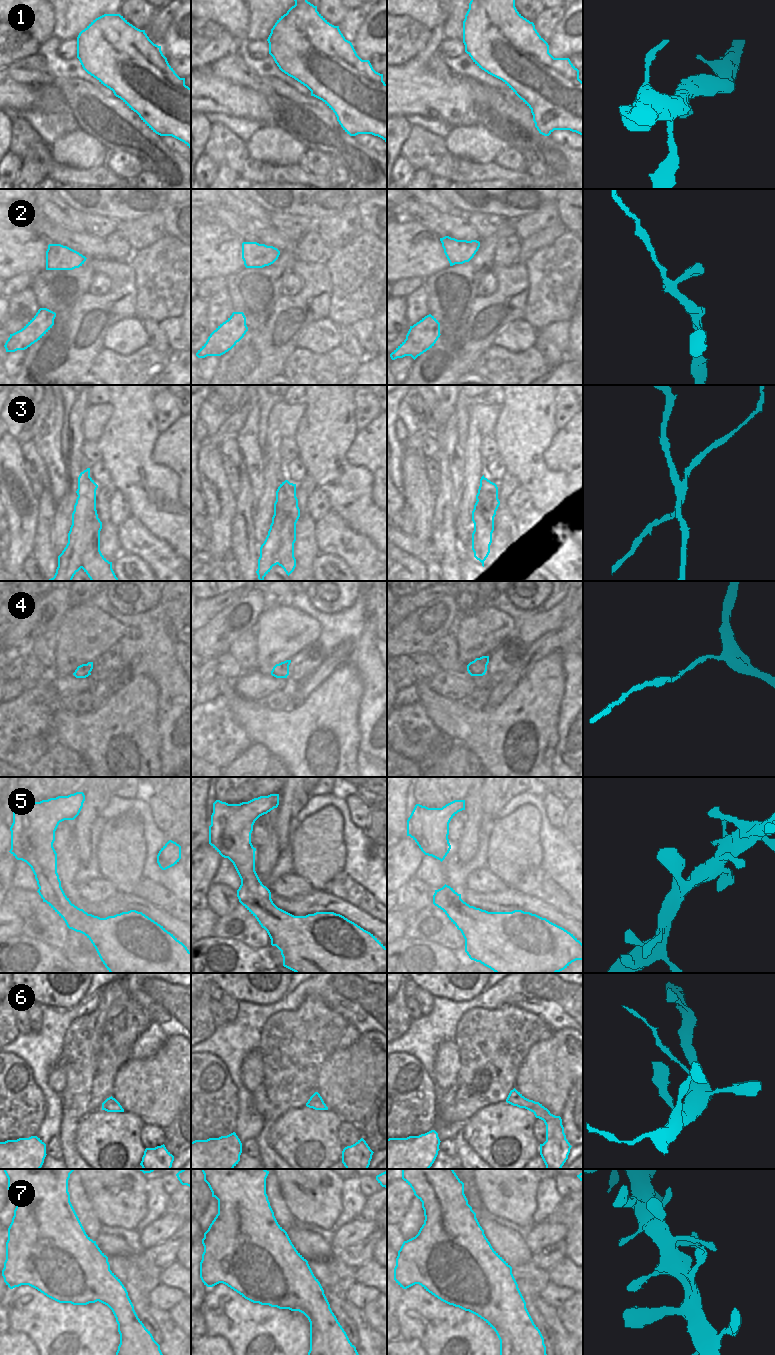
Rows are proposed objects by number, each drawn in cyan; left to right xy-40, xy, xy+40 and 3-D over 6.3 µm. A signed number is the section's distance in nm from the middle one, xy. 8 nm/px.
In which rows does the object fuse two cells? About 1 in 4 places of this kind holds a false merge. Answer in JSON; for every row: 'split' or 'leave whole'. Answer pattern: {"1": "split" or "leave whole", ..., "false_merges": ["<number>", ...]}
{"1": "leave whole", "2": "leave whole", "3": "split", "4": "leave whole", "5": "leave whole", "6": "leave whole", "7": "leave whole", "false_merges": ["3"]}

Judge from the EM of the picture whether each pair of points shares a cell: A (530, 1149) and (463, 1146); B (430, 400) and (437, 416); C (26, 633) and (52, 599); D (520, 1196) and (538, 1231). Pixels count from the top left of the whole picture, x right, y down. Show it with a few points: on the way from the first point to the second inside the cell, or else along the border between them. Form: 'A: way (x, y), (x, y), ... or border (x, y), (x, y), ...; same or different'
A: border (461, 1130), (465, 1141), (482, 1158); different
B: border (437, 399), (434, 408), (430, 412); different
C: way (35, 624), (40, 618), (41, 610), (44, 606); same
D: border (534, 1225), (531, 1228); different

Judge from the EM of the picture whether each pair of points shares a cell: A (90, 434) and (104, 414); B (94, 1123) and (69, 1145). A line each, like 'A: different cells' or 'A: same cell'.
A: same cell
B: different cells

